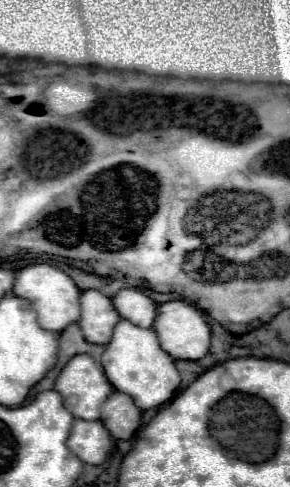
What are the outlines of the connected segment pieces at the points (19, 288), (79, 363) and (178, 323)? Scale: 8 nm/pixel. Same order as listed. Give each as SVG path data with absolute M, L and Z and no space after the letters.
M32 264L32 266L26 266L26 268L18 270L16 282L14 282L14 294L30 300L30 304L34 306L34 310L38 314L38 322L46 330L62 332L68 324L78 322L78 316L80 316L80 290L74 284L74 280L70 280L70 276L66 272L62 272L60 268L56 268L56 266Z
M76 354L62 368L54 390L62 394L66 408L84 420L98 420L102 402L114 392L102 366L88 354Z
M172 300L158 306L154 320L154 332L158 334L162 350L166 350L176 360L200 360L210 348L210 328L202 318L200 310L184 300Z

